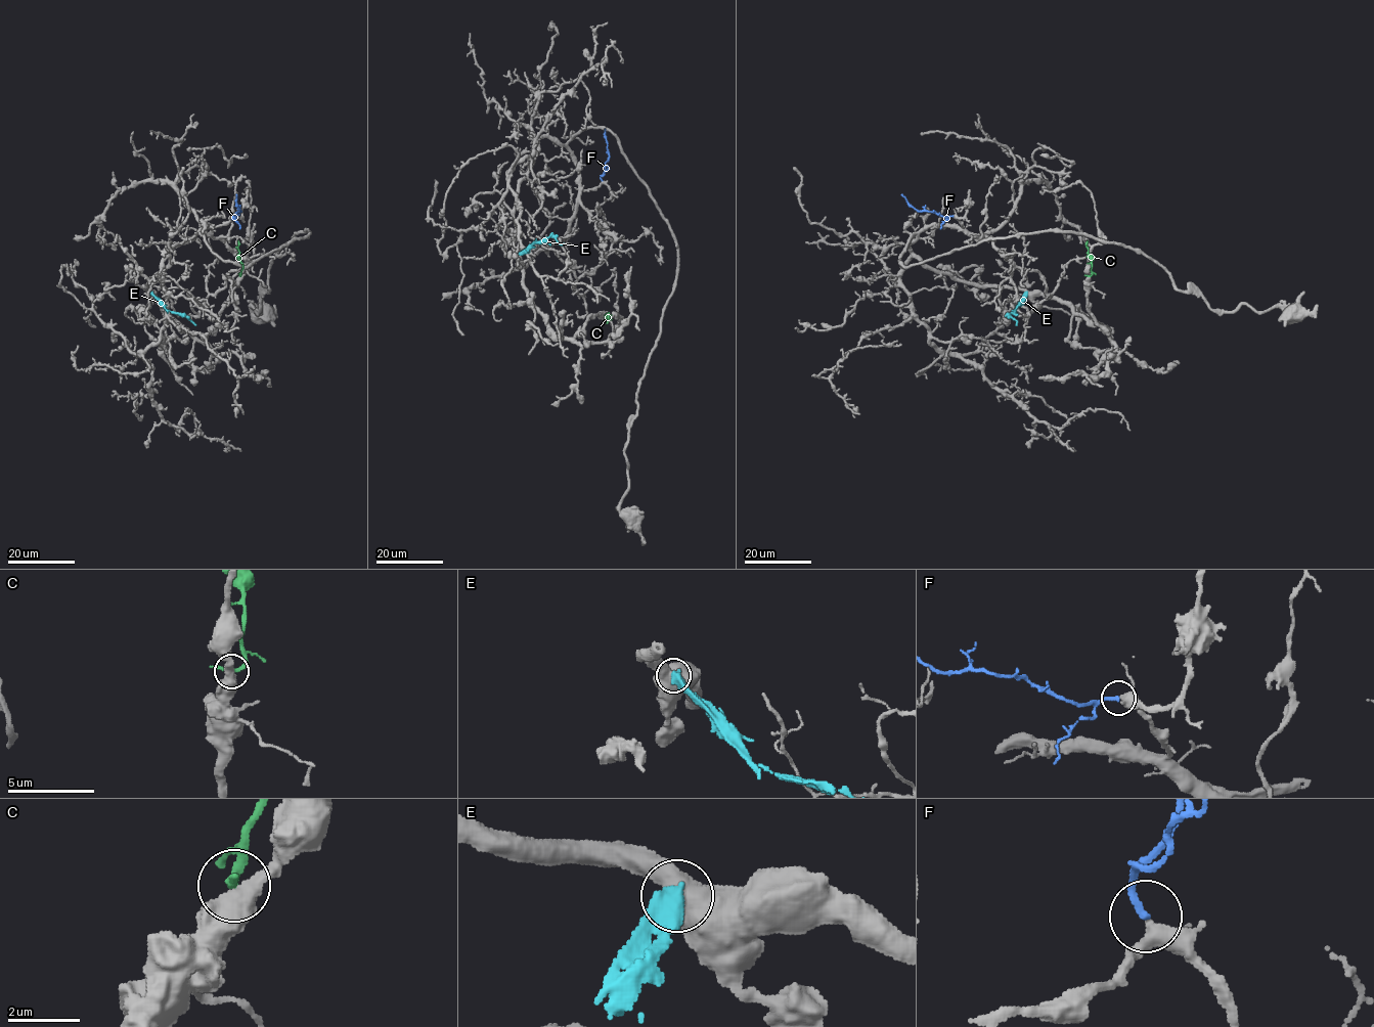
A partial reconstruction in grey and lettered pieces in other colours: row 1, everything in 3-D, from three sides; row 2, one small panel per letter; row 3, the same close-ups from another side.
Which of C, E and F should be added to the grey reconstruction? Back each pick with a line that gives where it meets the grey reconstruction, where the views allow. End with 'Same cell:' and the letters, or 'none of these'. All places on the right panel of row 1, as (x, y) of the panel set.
F: (953, 216)
Same cell: F

